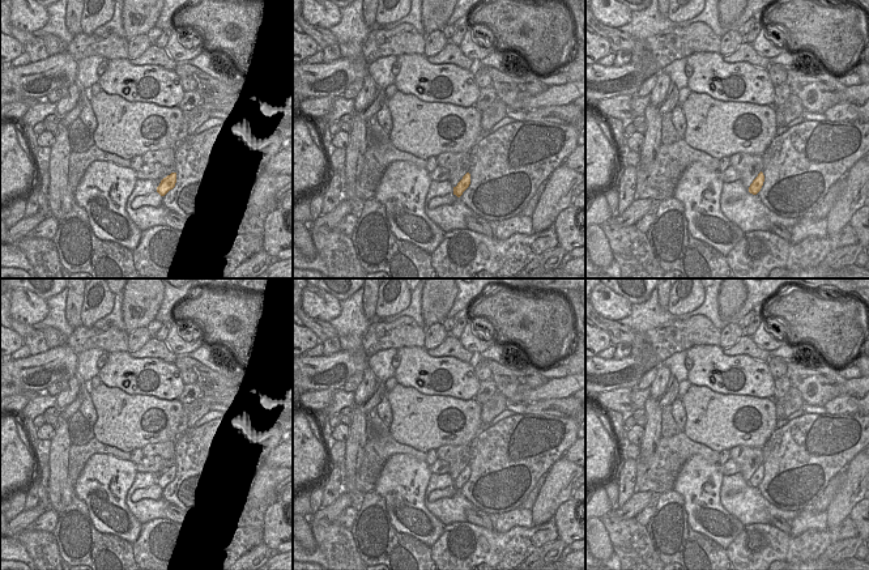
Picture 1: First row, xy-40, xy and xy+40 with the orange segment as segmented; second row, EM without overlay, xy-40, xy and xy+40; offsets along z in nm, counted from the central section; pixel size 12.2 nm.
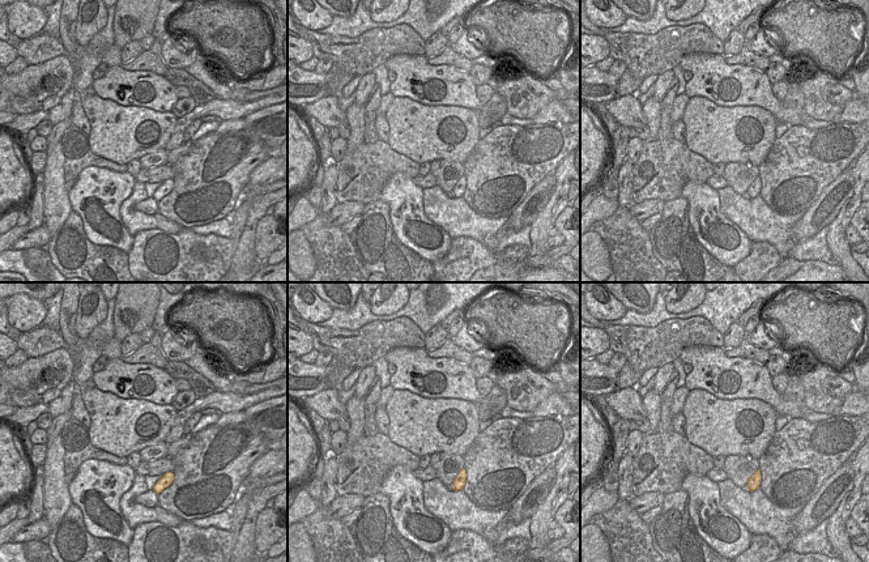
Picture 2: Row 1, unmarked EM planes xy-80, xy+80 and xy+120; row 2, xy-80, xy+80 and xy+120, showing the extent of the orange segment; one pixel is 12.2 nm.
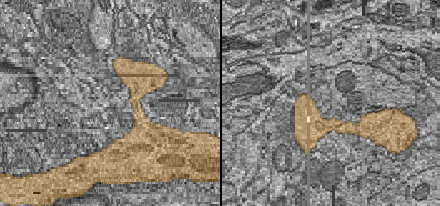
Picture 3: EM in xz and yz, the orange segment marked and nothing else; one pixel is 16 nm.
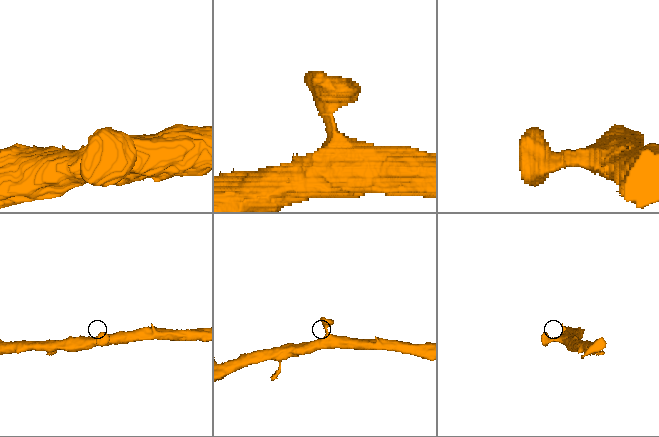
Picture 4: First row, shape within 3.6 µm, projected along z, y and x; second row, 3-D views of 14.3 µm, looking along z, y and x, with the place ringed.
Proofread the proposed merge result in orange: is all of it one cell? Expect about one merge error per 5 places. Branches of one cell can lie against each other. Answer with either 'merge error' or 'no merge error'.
no merge error

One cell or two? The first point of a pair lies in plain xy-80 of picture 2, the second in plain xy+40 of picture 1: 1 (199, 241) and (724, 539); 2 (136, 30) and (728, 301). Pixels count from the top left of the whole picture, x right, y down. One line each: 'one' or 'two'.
1: two
2: one

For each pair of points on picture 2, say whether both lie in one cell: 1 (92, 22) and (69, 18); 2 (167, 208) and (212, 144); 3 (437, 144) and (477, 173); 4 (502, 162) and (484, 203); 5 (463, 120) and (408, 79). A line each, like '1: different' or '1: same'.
1: different
2: same
3: different
4: same
5: different

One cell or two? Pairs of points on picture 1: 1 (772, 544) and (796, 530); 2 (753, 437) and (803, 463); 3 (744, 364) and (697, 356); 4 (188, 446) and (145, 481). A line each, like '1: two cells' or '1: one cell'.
1: two cells
2: two cells
3: one cell
4: two cells

